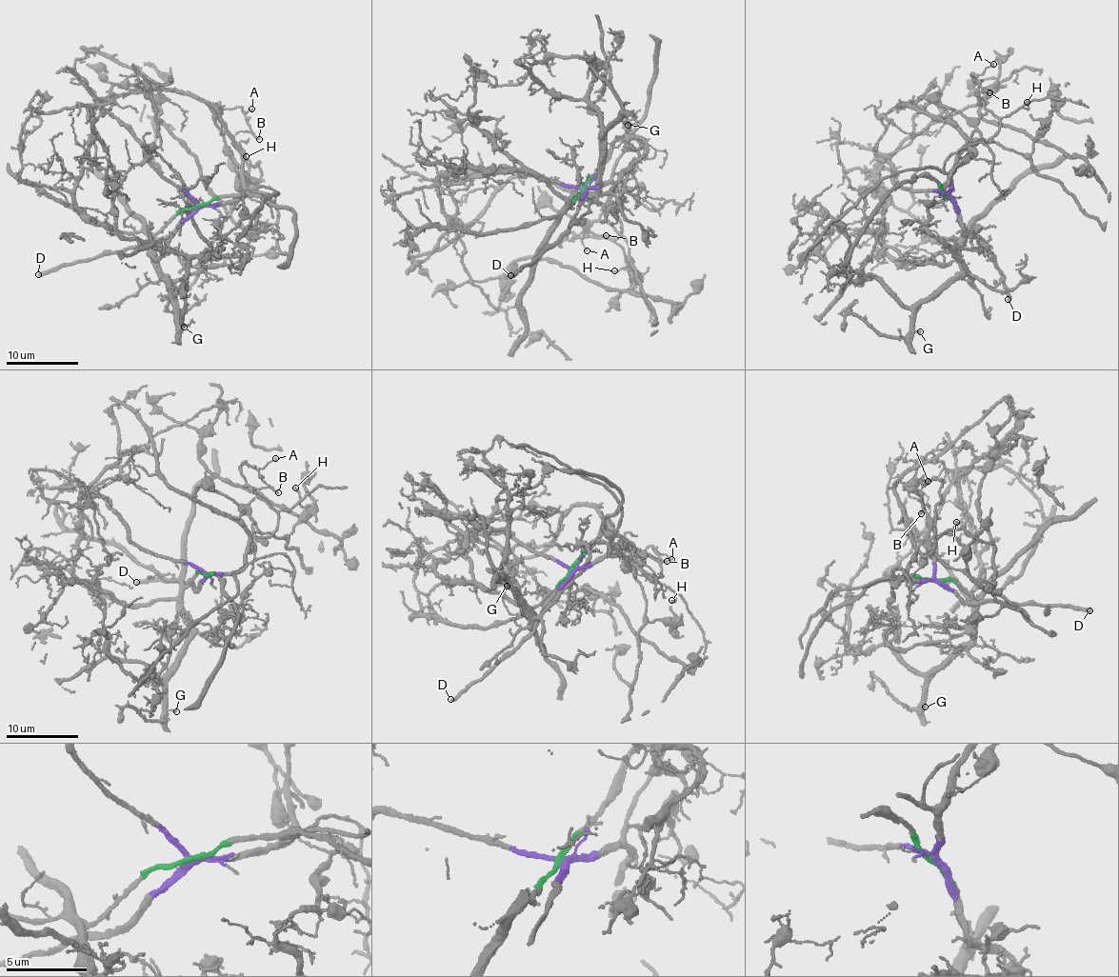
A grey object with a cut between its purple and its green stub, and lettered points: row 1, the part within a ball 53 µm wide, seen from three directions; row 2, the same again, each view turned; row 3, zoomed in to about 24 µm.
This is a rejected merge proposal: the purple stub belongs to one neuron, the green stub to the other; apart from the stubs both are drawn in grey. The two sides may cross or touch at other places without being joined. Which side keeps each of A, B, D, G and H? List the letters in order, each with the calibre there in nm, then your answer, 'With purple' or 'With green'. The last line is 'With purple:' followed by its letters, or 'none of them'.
A: Thickness 120 nm. With purple
B: Thickness 160 nm. With purple
D: Thickness 360 nm. With purple
G: Thickness 150 nm. With green
H: Thickness 150 nm. With purple
With purple: A, B, D, H

